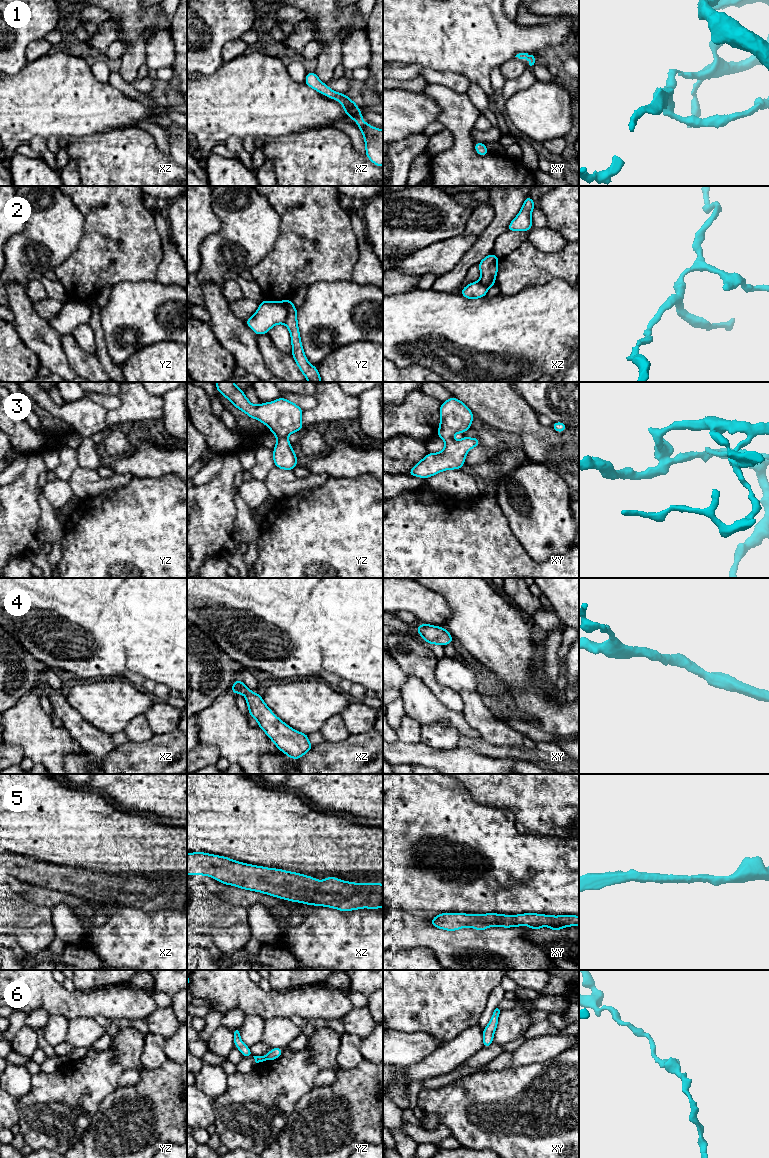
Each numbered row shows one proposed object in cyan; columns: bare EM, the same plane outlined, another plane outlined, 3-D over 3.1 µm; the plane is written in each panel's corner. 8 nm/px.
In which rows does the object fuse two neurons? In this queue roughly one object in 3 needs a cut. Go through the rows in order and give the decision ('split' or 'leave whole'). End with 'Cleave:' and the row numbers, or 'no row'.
1: leave whole
2: split
3: leave whole
4: leave whole
5: leave whole
6: leave whole
Cleave: 2

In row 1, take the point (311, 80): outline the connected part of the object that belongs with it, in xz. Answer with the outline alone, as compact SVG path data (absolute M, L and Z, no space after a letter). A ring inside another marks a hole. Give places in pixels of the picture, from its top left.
M308 72L306 74L305 84L324 96L342 103L345 114L356 122L356 126L363 133L366 145L365 154L376 166L383 166L383 130L371 127L364 120L354 101L350 100L346 94L332 91L330 87L319 80L315 72Z

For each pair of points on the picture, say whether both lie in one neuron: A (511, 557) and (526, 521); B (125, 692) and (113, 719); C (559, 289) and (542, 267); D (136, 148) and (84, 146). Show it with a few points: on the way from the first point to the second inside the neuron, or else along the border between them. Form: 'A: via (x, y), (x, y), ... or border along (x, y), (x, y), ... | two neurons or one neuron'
A: border along (507, 520), (510, 530), (533, 559) | two neurons
B: via (120, 699), (113, 706), (113, 712) | one neuron
C: border along (568, 282), (552, 279), (529, 286) | two neurons
D: via (123, 149), (97, 149) | one neuron

